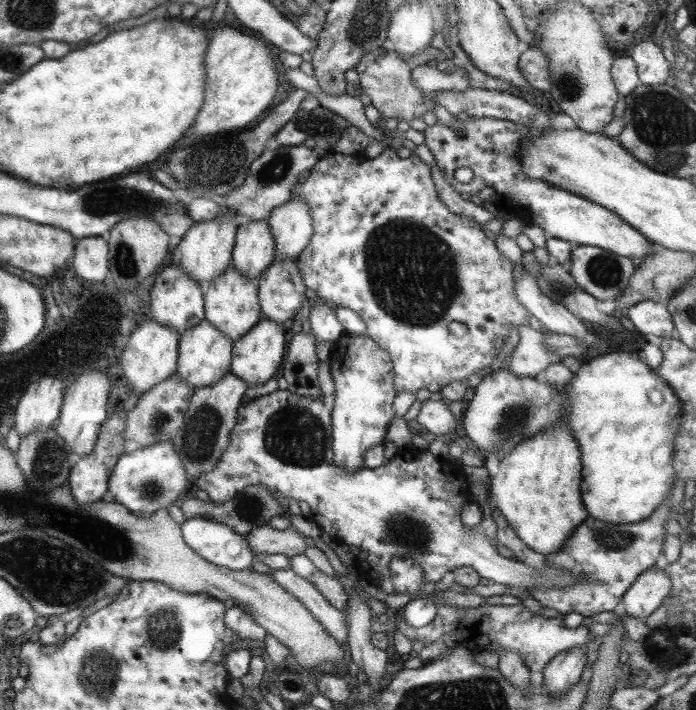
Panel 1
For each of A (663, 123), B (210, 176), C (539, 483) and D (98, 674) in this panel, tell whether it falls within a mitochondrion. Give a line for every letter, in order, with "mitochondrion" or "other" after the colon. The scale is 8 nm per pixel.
A: mitochondrion
B: mitochondrion
C: other
D: mitochondrion

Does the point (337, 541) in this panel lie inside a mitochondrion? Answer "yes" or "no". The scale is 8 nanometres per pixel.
no

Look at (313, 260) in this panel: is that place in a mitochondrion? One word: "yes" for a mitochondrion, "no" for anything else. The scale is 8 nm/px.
no

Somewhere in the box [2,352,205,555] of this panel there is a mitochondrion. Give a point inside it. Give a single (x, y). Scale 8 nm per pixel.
(48, 464)

